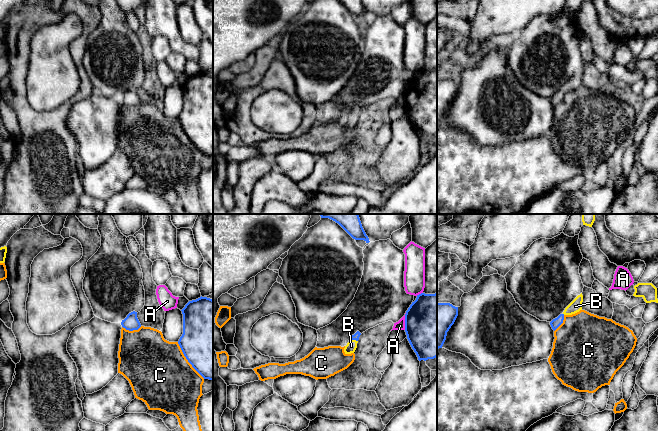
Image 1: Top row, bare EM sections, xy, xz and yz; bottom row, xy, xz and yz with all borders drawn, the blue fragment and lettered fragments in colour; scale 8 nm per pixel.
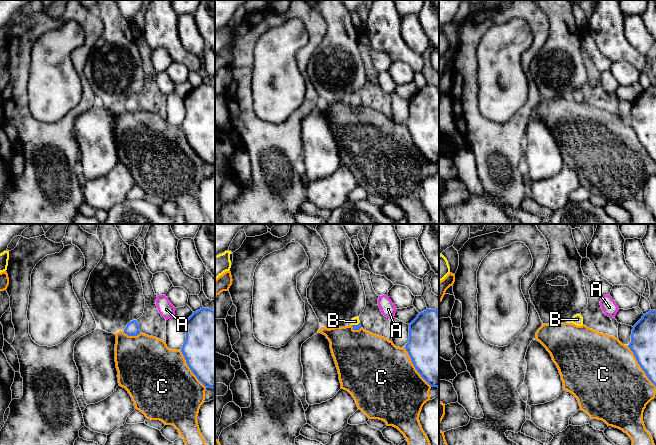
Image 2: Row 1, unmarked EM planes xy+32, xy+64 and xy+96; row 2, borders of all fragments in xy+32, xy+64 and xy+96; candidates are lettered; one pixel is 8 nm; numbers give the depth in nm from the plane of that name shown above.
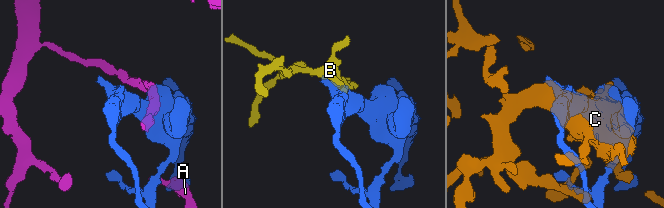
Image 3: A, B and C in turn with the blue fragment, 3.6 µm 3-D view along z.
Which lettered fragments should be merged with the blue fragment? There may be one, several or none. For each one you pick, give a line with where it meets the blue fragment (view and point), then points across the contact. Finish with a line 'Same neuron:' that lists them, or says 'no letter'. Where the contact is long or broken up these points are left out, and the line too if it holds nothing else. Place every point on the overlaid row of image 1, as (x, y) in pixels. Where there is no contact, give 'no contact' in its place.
B: contact xz (354, 339); way xz (356, 336), (354, 339), (351, 346)
Same neuron: B

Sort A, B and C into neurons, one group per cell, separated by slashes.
A / B / C

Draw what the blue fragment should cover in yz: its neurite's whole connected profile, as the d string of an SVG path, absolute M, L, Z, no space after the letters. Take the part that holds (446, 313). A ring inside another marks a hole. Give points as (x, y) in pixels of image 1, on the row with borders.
M437 303L437 349L442 348L447 332L458 316L458 307L450 303Z

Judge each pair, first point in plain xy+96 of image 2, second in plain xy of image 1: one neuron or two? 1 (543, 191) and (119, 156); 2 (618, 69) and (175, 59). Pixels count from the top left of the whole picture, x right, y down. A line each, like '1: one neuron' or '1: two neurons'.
1: one neuron
2: one neuron

